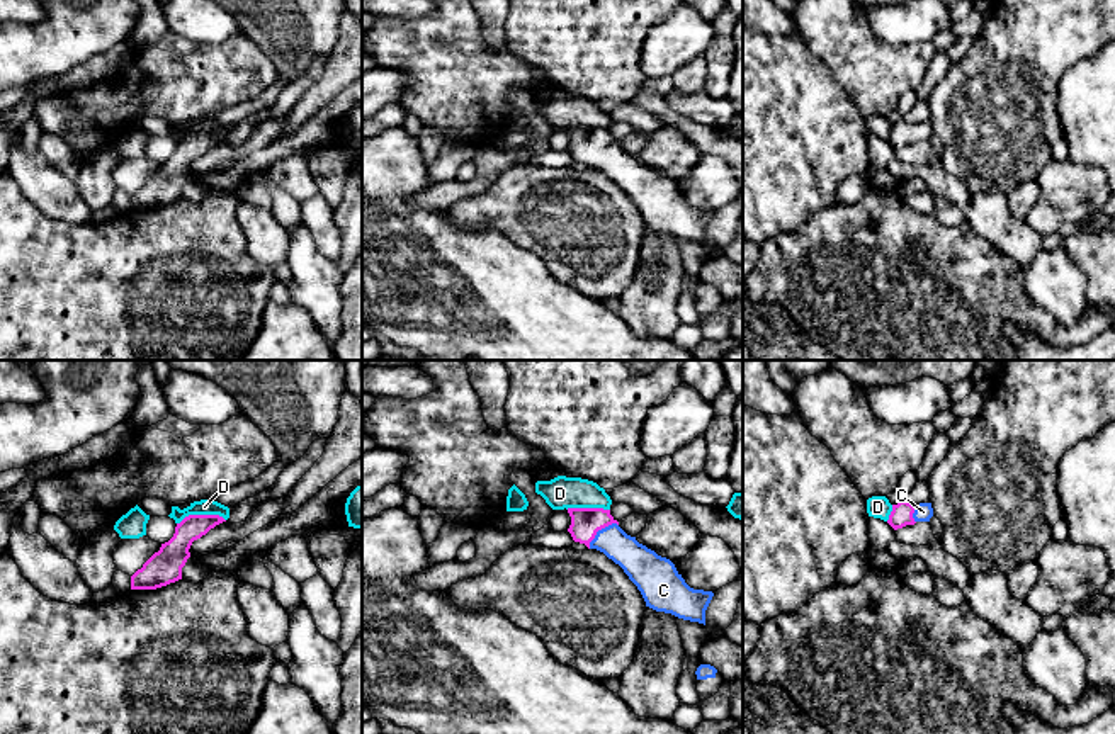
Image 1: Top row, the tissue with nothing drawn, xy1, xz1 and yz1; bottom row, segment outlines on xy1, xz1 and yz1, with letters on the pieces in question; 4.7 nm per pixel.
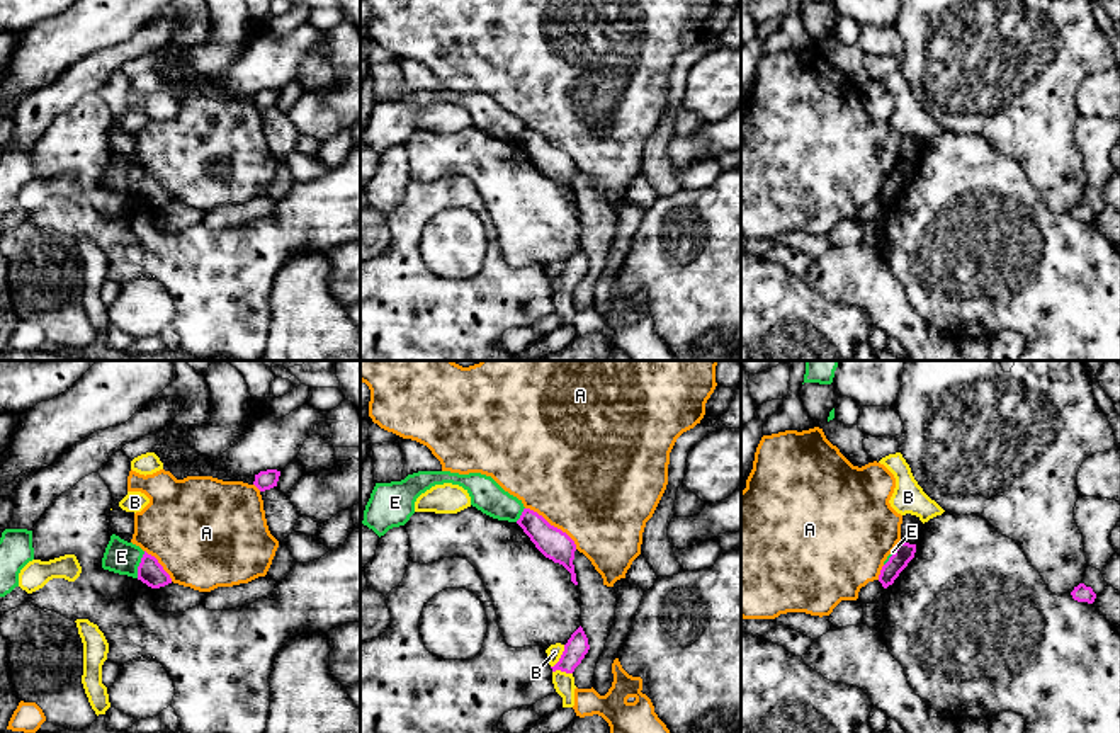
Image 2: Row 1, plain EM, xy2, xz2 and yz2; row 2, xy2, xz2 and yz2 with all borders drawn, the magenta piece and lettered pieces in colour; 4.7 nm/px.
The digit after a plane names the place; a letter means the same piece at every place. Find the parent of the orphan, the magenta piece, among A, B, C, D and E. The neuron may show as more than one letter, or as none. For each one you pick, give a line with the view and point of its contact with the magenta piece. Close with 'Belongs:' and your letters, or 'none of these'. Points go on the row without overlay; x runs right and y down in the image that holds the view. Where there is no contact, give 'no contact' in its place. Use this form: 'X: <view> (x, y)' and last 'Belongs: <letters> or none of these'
C: xz1 (599, 148)
Belongs: C

